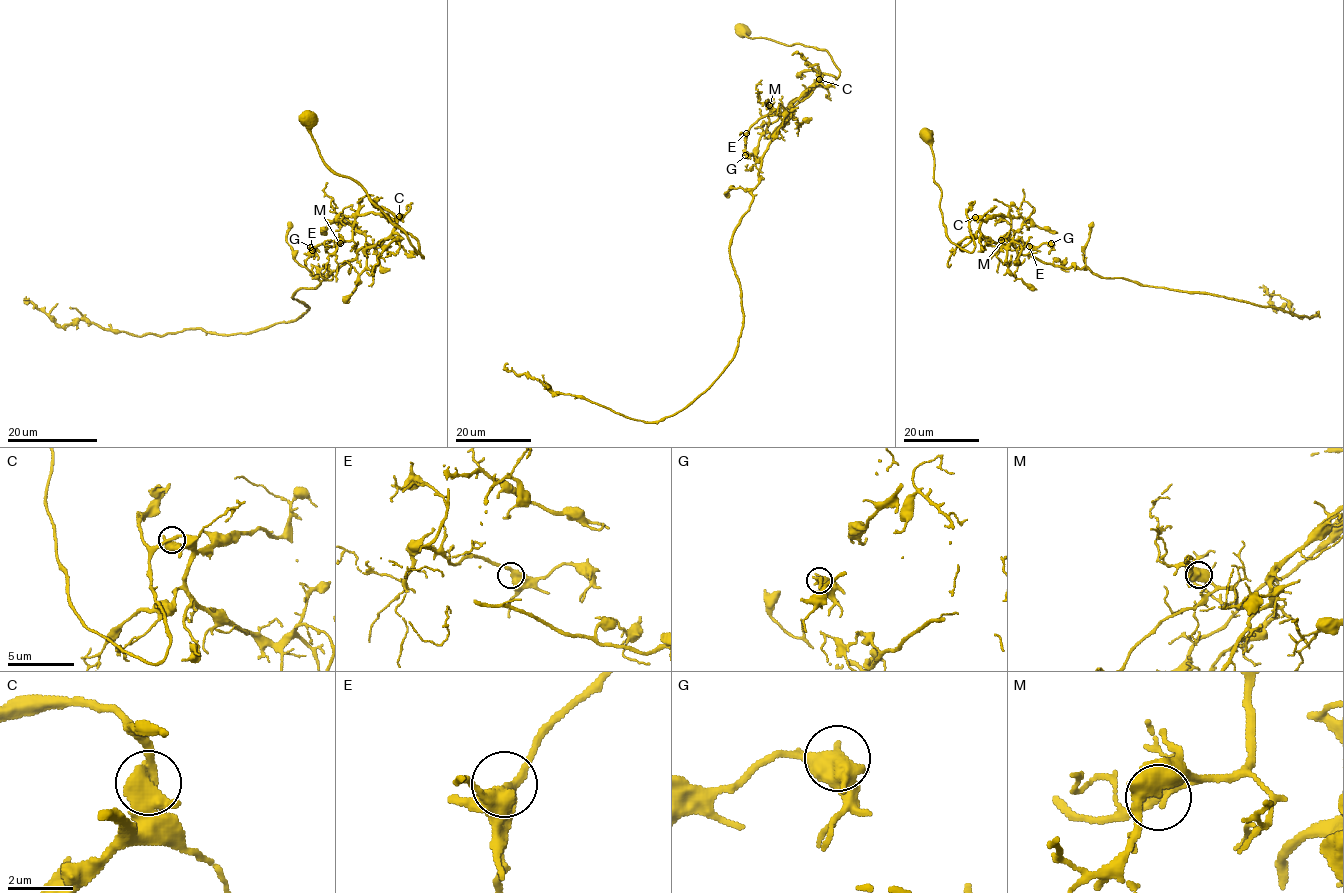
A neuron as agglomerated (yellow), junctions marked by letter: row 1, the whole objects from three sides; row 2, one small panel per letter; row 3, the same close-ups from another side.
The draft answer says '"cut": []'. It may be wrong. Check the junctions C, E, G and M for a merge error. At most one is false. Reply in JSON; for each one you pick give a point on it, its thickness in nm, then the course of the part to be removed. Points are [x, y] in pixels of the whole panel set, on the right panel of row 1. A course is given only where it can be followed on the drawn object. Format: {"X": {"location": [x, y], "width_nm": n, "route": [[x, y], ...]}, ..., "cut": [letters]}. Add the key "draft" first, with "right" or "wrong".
{"draft": "right", "cut": []}

